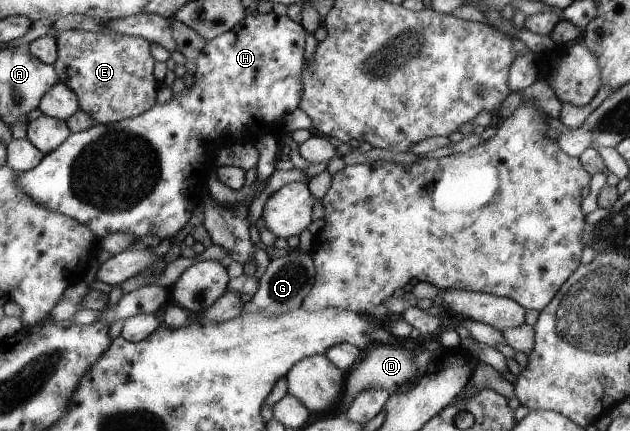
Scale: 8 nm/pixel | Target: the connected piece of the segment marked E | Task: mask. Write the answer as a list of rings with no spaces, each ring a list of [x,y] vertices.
[[[85,30],[61,32],[56,36],[56,40],[58,58],[53,67],[60,74],[60,81],[79,96],[80,109],[92,115],[95,123],[114,124],[151,110],[155,105],[155,93],[157,93],[157,81],[153,77],[155,58],[149,51],[149,40],[137,36]]]

